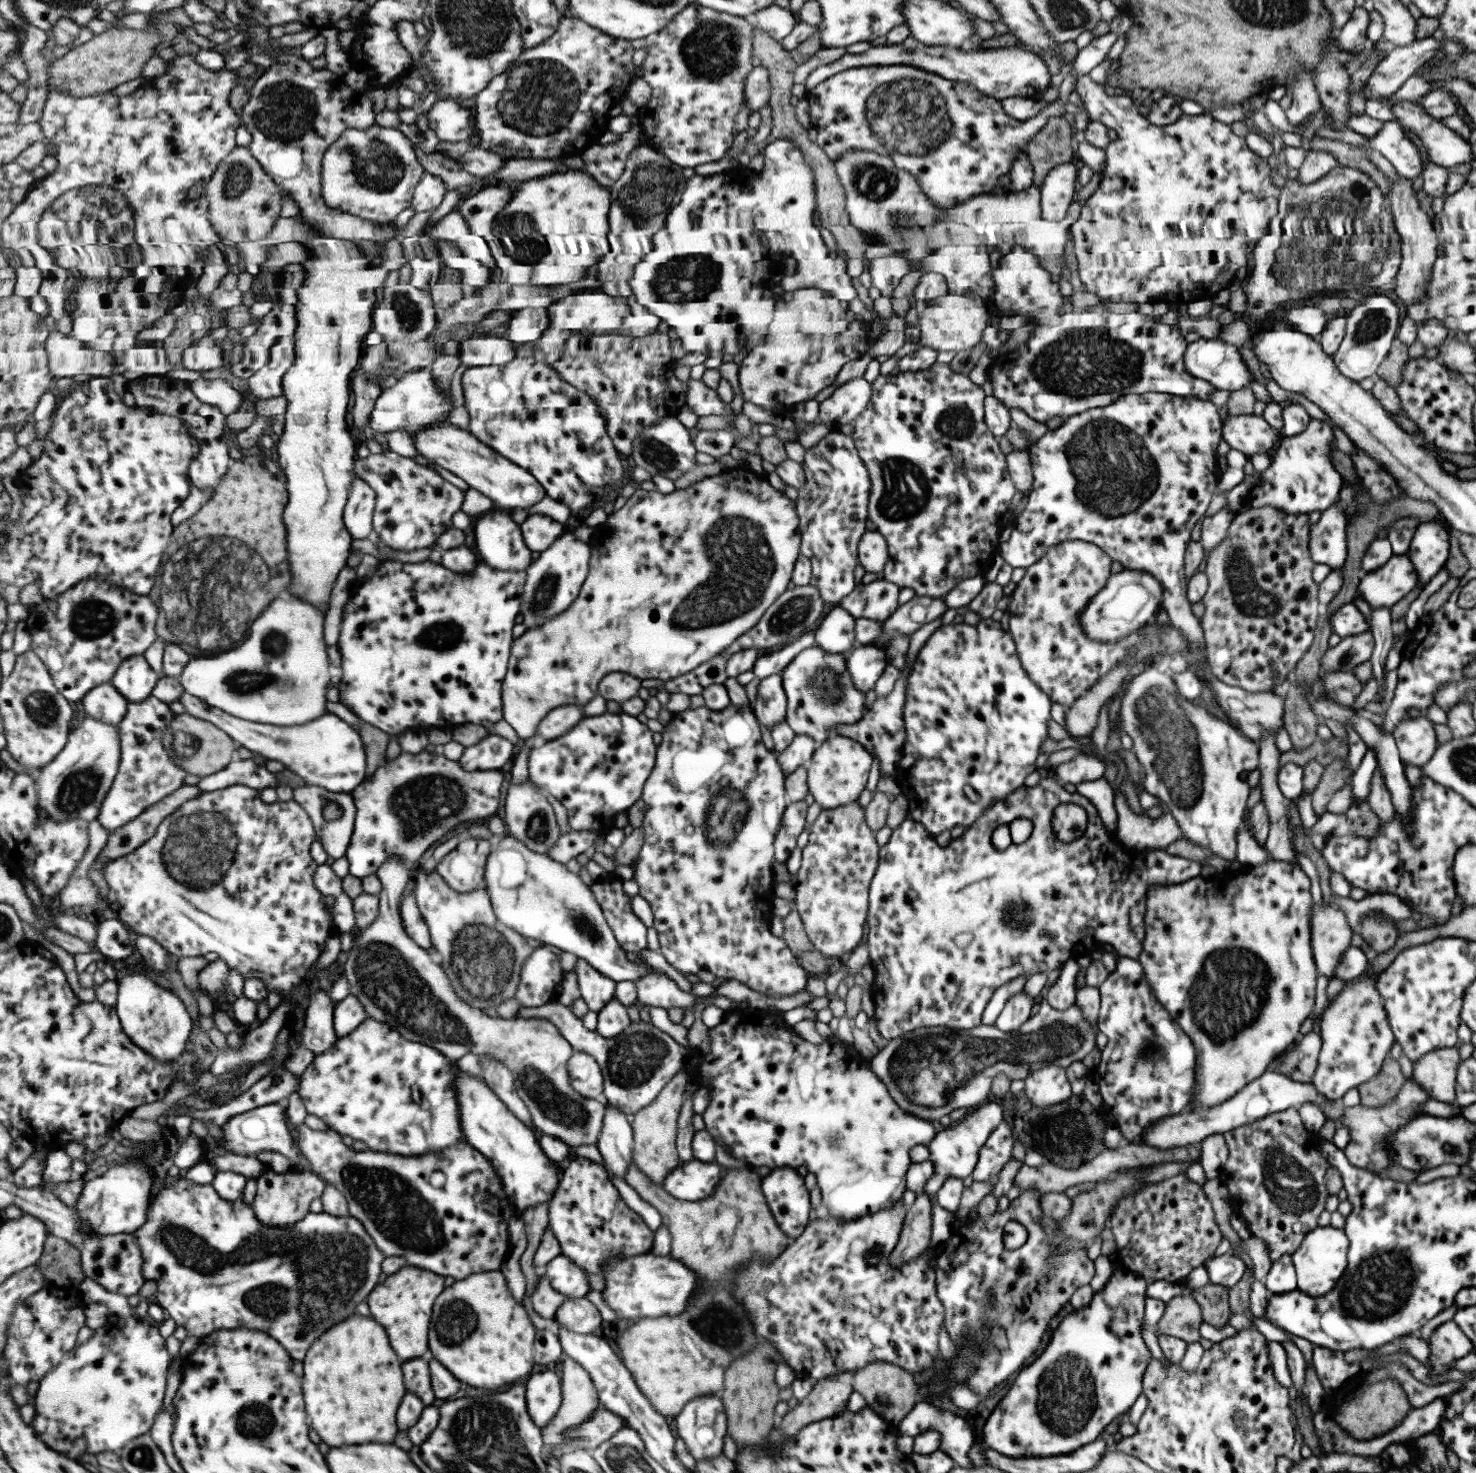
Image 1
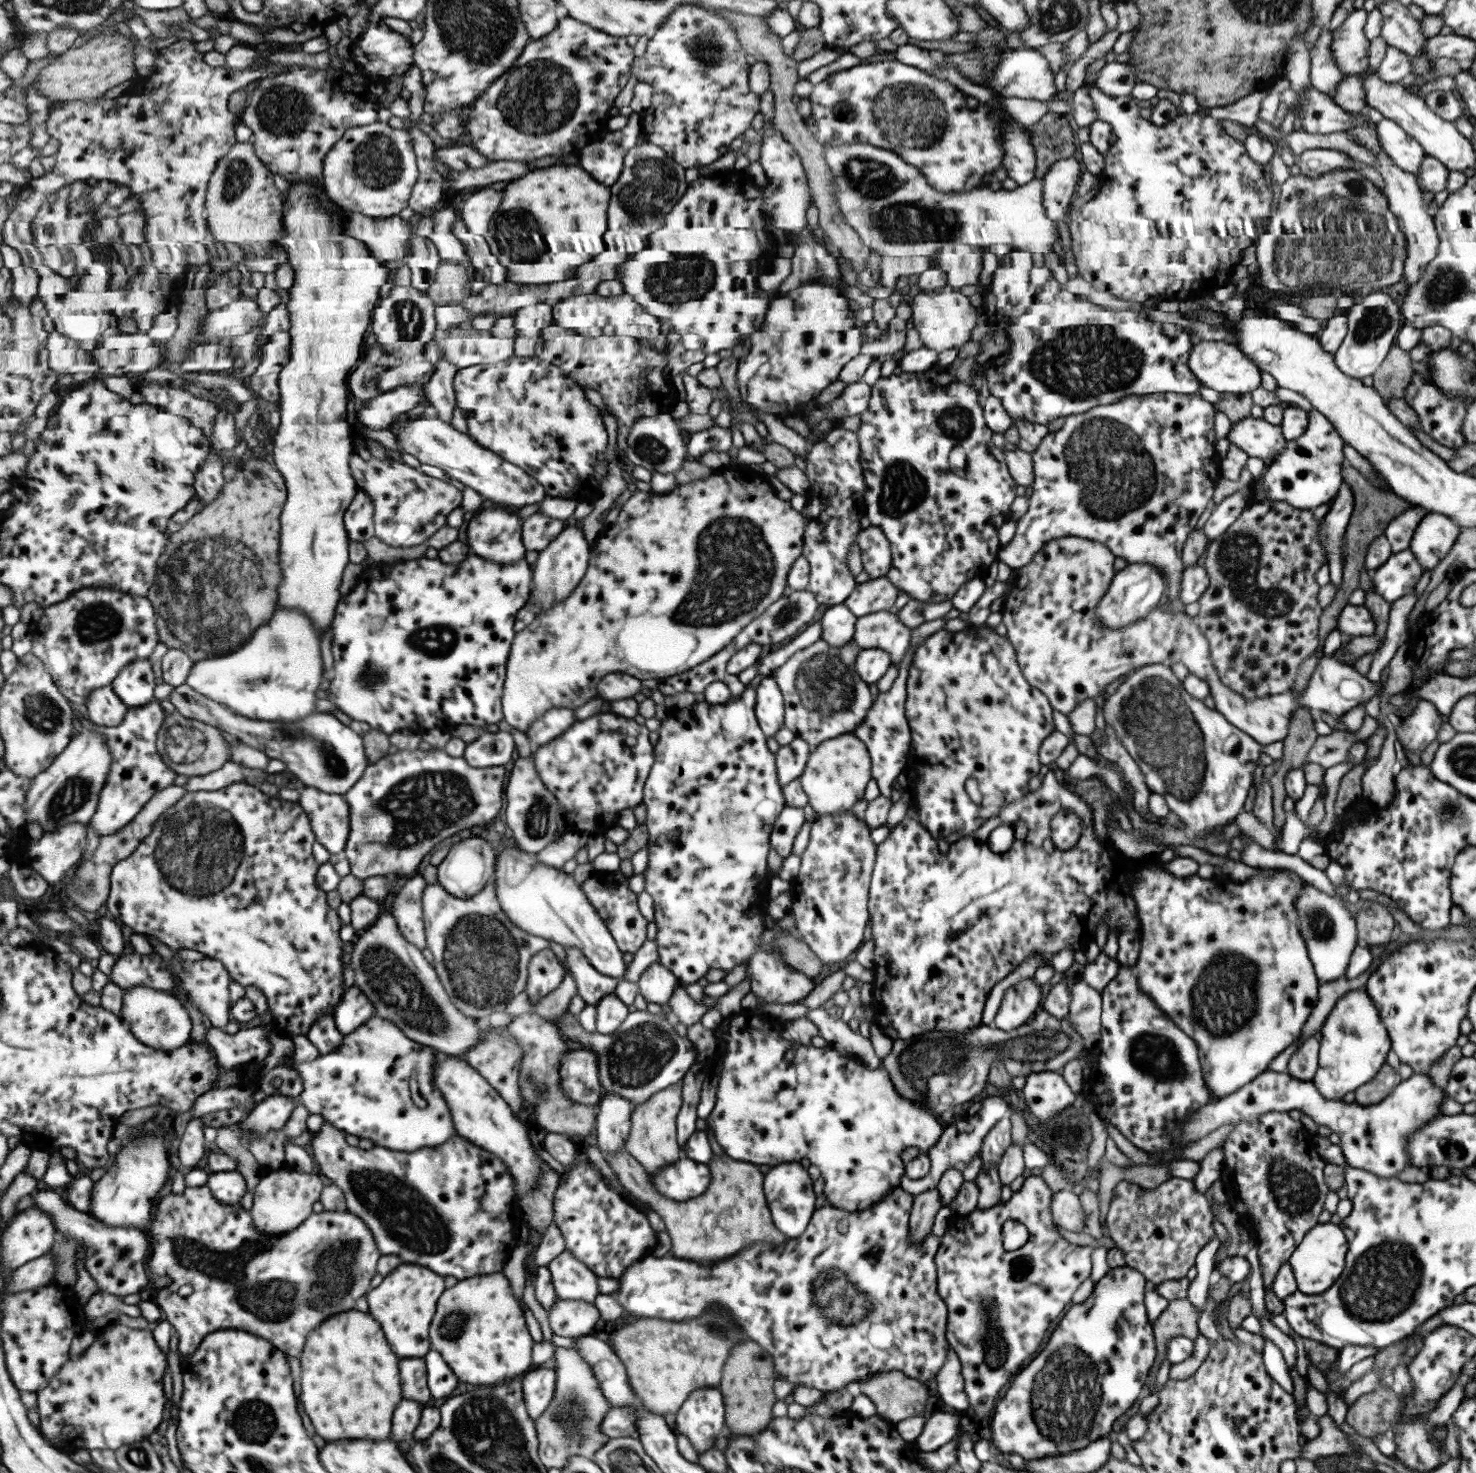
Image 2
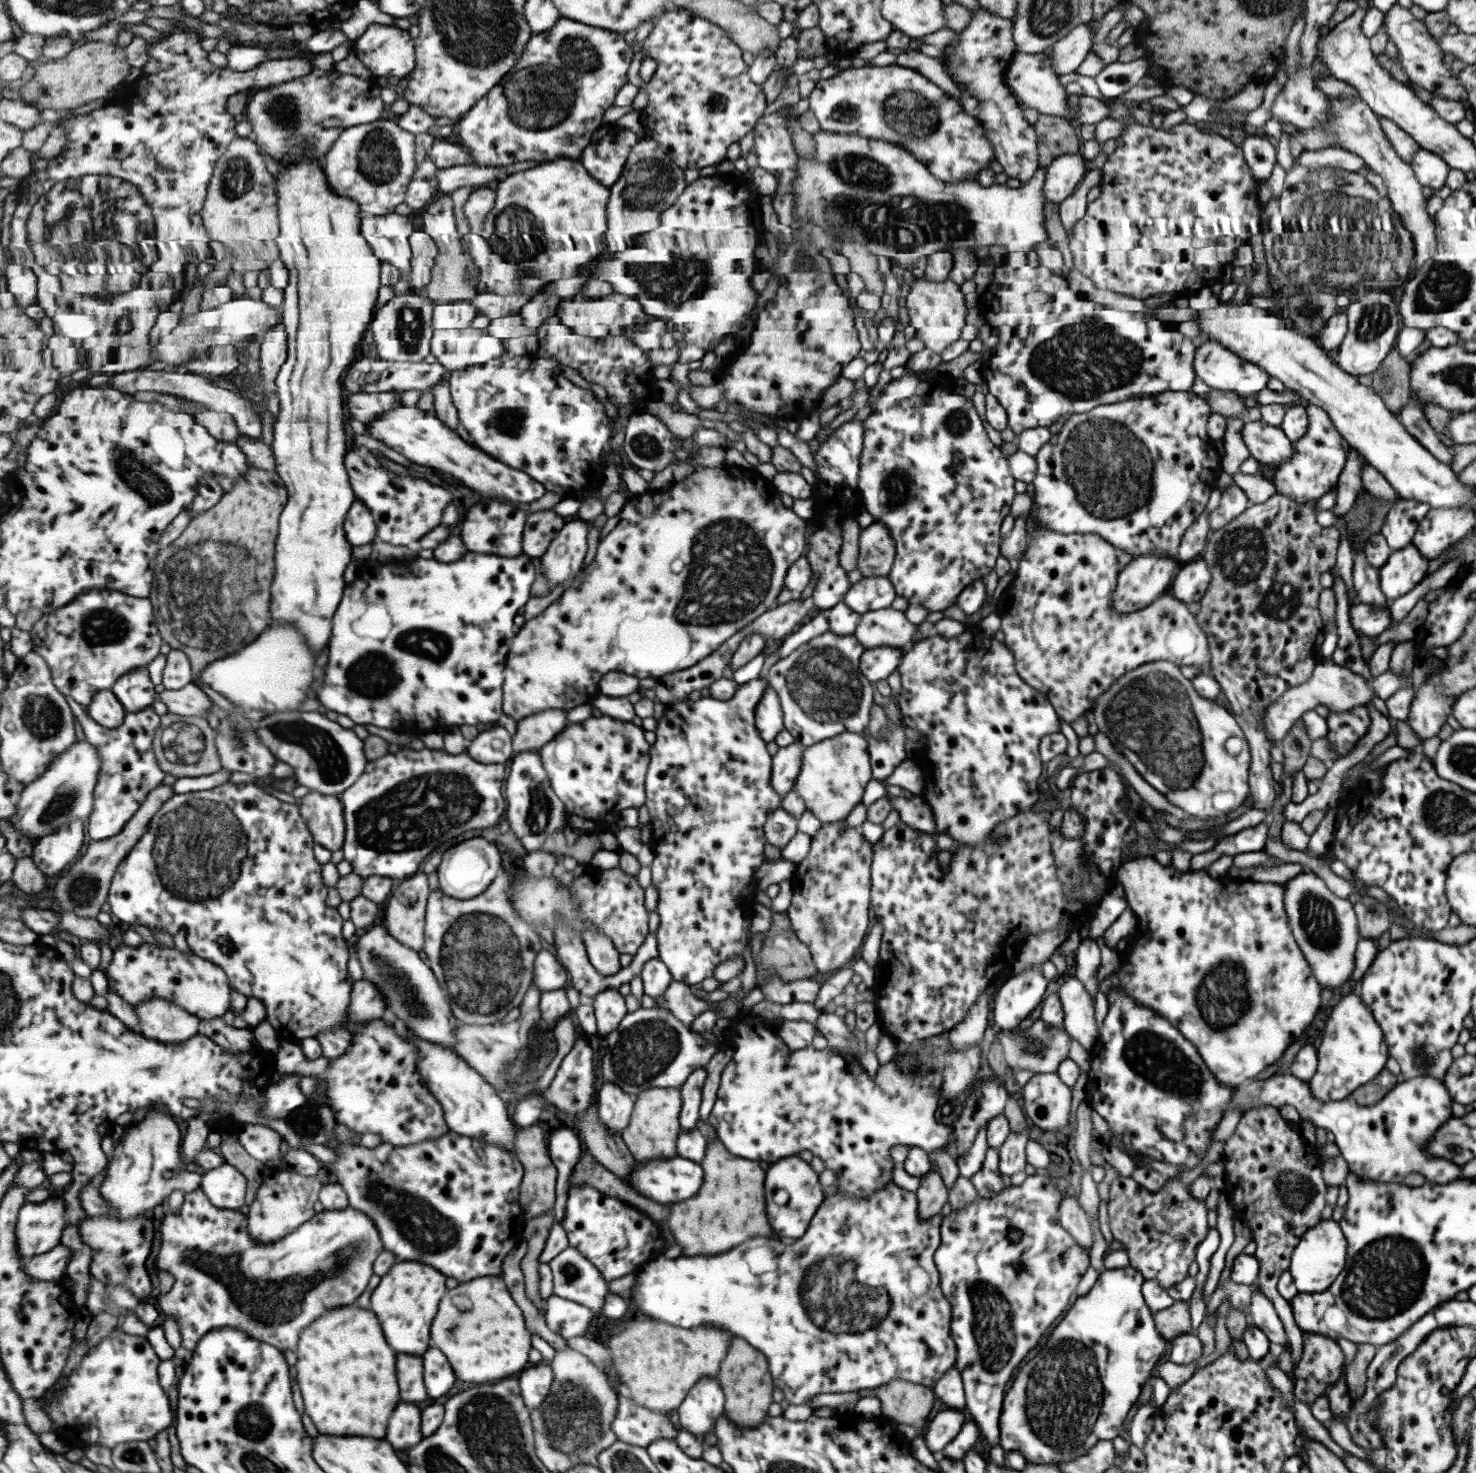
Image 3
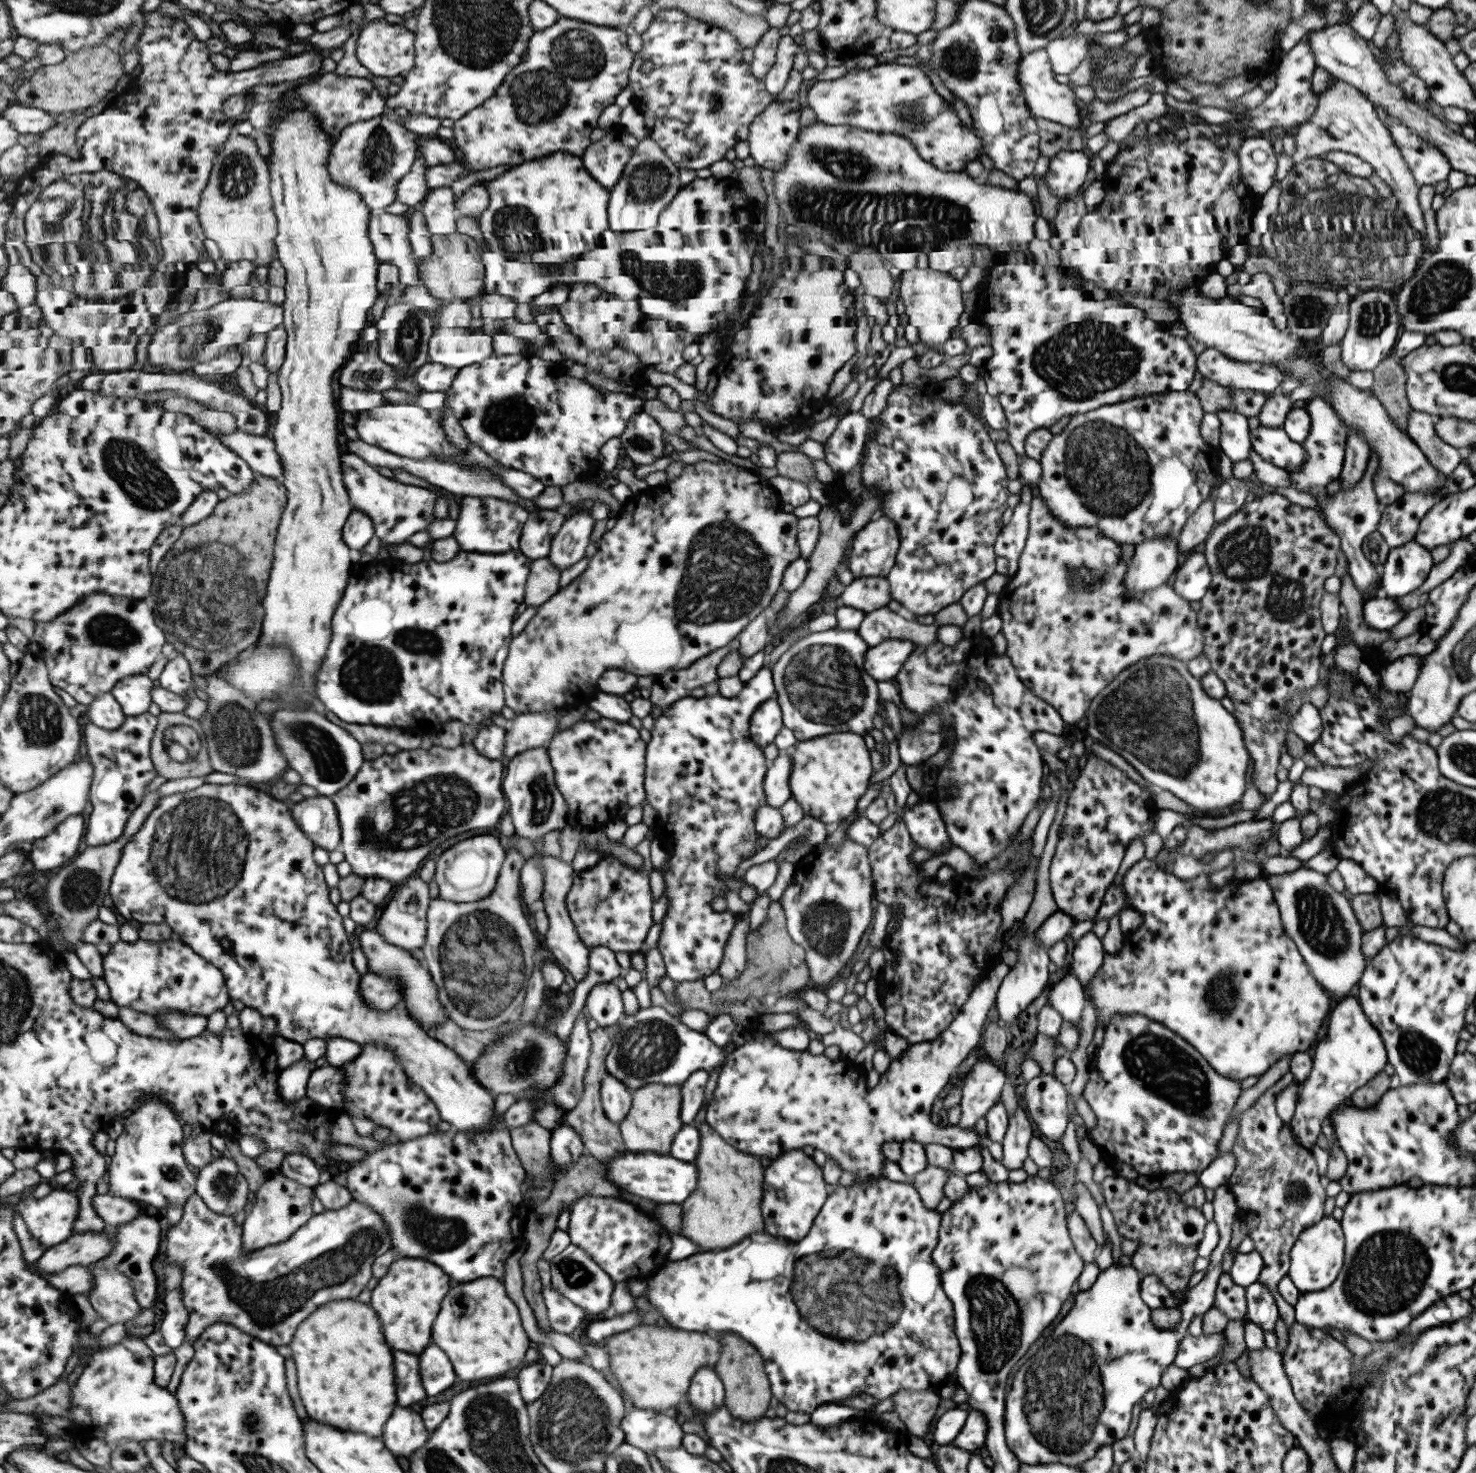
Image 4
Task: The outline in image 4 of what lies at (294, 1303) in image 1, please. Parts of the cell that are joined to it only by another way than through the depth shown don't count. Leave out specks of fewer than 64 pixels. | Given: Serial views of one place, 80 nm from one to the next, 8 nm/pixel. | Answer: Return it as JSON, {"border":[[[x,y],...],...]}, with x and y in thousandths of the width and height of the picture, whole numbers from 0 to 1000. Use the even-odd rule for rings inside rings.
{"border":[[[131,811],[130,813],[124,820],[124,826],[123,828],[117,833],[114,833],[112,840],[113,848],[112,849],[111,858],[120,859],[124,864],[123,870],[123,876],[124,876],[124,884],[129,891],[129,897],[127,900],[127,910],[131,912],[139,904],[140,901],[144,899],[152,898],[163,902],[165,904],[169,905],[175,909],[180,910],[181,912],[186,912],[192,914],[192,912],[196,913],[200,907],[203,899],[209,895],[209,892],[212,892],[212,889],[215,889],[216,887],[224,885],[225,883],[235,883],[243,882],[248,876],[253,869],[253,862],[251,859],[254,858],[254,855],[257,853],[266,849],[266,843],[265,843],[265,838],[264,834],[261,831],[261,827],[258,826],[253,819],[245,815],[238,815],[235,819],[230,821],[220,821],[218,823],[212,826],[207,832],[205,832],[201,838],[199,838],[194,843],[186,845],[171,851],[167,851],[165,848],[165,832],[161,832],[159,826],[155,826],[144,823],[144,821],[140,820],[140,817],[138,816],[138,813],[135,811]]]}

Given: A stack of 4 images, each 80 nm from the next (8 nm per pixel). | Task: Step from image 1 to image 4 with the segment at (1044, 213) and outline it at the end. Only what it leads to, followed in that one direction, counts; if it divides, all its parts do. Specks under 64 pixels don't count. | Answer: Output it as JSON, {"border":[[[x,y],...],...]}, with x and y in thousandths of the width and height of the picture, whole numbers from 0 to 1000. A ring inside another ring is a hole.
{"border":[[[718,102],[714,105],[707,118],[712,132],[720,136],[734,128],[739,117],[738,109],[732,103]]]}

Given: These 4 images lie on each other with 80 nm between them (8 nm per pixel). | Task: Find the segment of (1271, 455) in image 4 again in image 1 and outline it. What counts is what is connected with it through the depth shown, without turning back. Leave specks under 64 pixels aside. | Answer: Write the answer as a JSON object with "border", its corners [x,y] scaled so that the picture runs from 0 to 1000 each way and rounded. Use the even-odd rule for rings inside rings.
{"border":[[[838,282],[827,285],[828,299],[833,305],[839,305],[847,310],[854,307],[860,307],[868,297],[867,293],[861,291],[854,282]]]}

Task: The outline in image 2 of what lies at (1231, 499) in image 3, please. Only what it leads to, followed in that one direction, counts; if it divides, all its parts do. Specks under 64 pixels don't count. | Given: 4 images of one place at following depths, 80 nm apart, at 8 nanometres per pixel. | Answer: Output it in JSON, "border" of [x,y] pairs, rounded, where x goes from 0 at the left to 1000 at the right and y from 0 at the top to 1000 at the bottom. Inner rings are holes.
{"border":[[[837,333],[829,337],[826,342],[822,344],[820,349],[816,354],[814,361],[816,363],[818,368],[822,365],[829,363],[830,359],[842,348],[846,344],[844,337],[841,333]]]}

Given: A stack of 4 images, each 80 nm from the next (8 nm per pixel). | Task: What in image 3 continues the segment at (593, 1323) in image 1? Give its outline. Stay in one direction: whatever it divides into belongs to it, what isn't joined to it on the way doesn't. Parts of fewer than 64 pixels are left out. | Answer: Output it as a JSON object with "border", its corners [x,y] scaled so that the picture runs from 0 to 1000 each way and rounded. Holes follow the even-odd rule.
{"border":[[[375,879],[370,883],[369,893],[371,901],[383,909],[396,907],[400,900],[403,900],[404,891],[388,883]]]}

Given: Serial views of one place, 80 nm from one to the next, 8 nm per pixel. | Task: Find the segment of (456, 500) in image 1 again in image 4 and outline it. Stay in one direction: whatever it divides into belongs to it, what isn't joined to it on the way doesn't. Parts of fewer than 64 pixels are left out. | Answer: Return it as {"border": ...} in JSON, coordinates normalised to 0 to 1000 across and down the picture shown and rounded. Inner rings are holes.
{"border":[[[234,307],[231,312],[231,318],[240,346],[244,346],[253,352],[255,364],[258,367],[266,370],[276,369],[280,363],[289,360],[289,357],[296,352],[295,343],[299,337],[294,333],[259,323],[242,308]]]}

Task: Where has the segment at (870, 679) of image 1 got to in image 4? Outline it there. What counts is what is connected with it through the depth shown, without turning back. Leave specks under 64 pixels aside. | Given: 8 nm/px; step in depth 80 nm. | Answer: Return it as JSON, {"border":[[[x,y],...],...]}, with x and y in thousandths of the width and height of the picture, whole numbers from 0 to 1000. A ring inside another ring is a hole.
{"border":[[[601,434],[588,439],[585,444],[585,456],[594,462],[602,462],[609,456],[619,438],[617,434]]]}

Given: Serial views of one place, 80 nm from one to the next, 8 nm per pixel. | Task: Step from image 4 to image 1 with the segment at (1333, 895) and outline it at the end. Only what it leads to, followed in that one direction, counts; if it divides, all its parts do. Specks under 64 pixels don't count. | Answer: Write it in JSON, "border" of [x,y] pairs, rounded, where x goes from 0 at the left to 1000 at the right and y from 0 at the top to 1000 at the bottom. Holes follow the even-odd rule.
{"border":[[[900,614],[890,614],[888,619],[888,642],[892,661],[900,665],[904,661],[915,638],[911,621]]]}

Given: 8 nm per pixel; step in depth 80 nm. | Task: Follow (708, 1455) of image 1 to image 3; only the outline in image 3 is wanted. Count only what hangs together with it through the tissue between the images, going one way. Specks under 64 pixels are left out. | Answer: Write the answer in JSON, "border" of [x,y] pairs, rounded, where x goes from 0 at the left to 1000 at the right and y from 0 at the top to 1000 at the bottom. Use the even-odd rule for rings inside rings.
{"border":[[[485,935],[476,936],[467,944],[459,957],[462,970],[471,973],[476,979],[476,974],[482,972],[485,963],[491,960],[491,946]]]}

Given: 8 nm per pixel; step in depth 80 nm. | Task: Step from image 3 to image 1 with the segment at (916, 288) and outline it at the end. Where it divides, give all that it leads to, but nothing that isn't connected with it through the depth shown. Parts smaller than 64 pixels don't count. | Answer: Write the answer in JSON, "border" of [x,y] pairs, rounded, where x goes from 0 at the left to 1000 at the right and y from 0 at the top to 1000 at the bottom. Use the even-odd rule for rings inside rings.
{"border":[[[640,200],[638,202],[629,204],[627,209],[622,210],[621,223],[623,225],[623,233],[635,239],[656,240],[665,232],[668,218],[671,216],[668,208],[662,202]]]}

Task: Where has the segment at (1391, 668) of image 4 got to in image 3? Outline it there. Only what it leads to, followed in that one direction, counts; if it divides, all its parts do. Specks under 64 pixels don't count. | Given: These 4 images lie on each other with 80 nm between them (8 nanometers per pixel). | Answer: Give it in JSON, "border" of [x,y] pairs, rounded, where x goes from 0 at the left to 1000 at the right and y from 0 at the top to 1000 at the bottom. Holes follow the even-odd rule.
{"border":[[[901,446],[895,447],[891,451],[886,463],[871,468],[867,474],[862,475],[860,479],[856,482],[855,491],[858,497],[857,500],[860,502],[868,504],[868,501],[871,500],[877,489],[881,487],[885,482],[888,482],[893,478],[898,479],[900,483],[912,483],[917,480],[922,480],[925,477],[928,478],[928,475],[930,472],[938,476],[942,470],[949,466],[950,462],[942,455],[940,455],[932,460],[930,460],[930,462],[925,462],[922,459],[917,458],[915,455],[906,452]]]}

